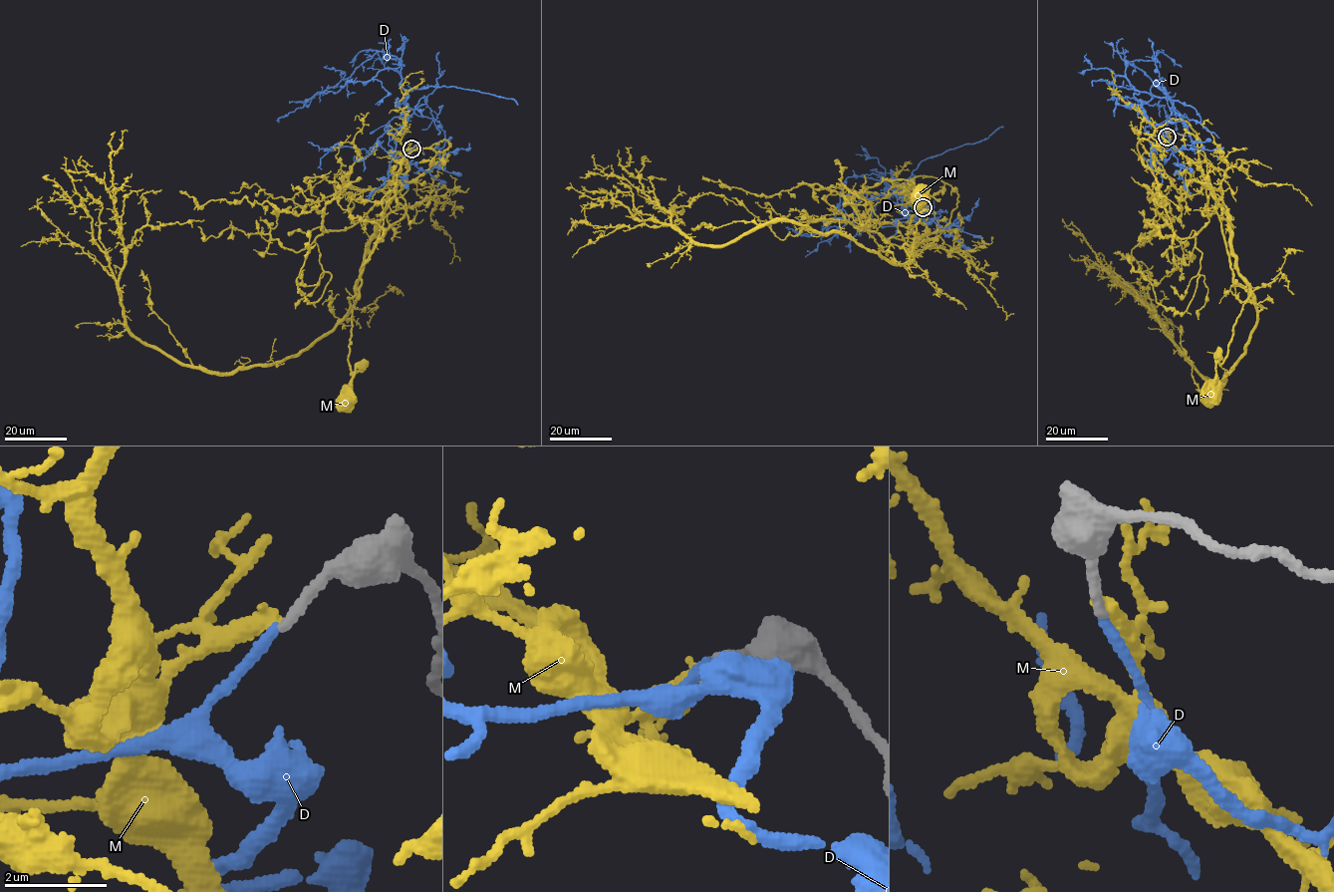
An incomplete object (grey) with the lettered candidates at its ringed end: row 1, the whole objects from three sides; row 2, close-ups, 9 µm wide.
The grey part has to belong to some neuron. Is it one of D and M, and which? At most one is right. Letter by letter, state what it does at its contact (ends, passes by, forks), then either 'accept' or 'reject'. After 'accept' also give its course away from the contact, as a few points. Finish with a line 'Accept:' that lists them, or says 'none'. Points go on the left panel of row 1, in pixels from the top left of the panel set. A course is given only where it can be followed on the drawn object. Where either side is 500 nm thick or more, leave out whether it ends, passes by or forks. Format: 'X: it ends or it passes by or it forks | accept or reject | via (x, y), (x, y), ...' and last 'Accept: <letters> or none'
D: it ends | accept | via (412, 148), (389, 153), (405, 131), (408, 96), (389, 68), (314, 95), (279, 123)
M: it ends | reject
Accept: D

